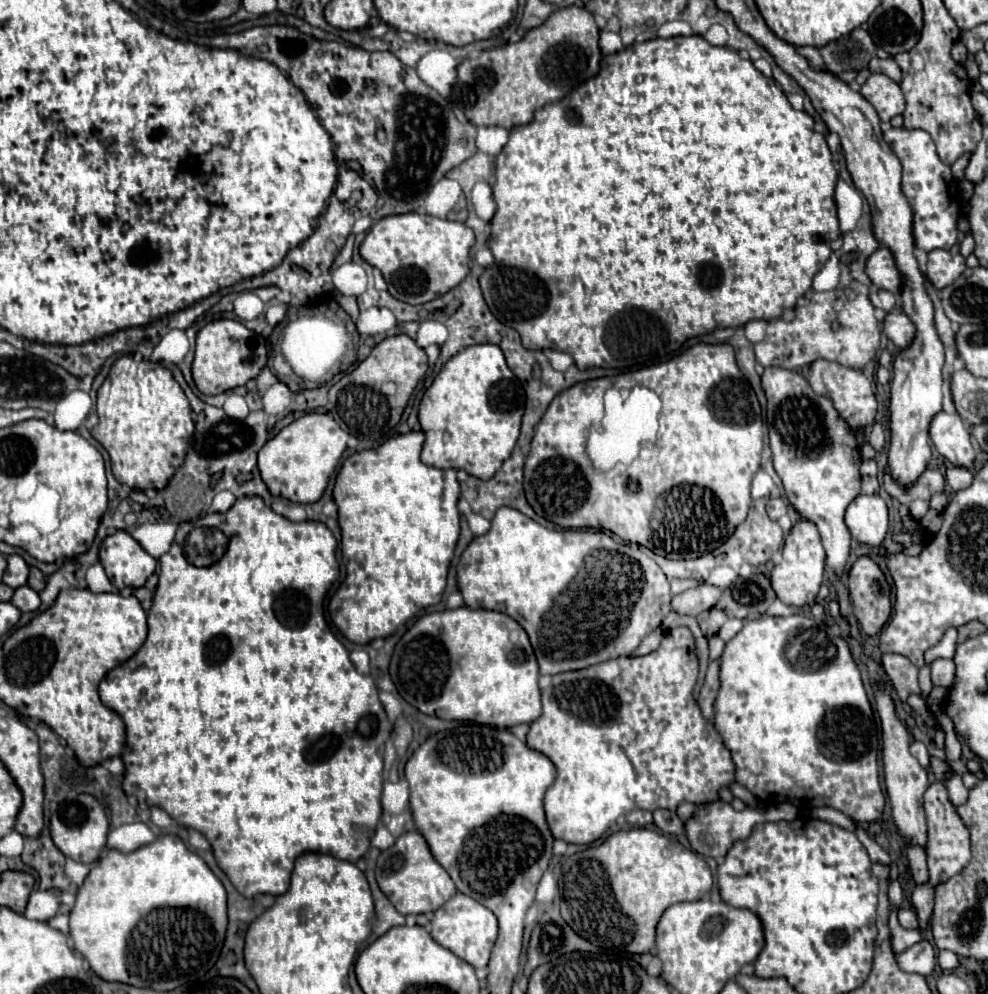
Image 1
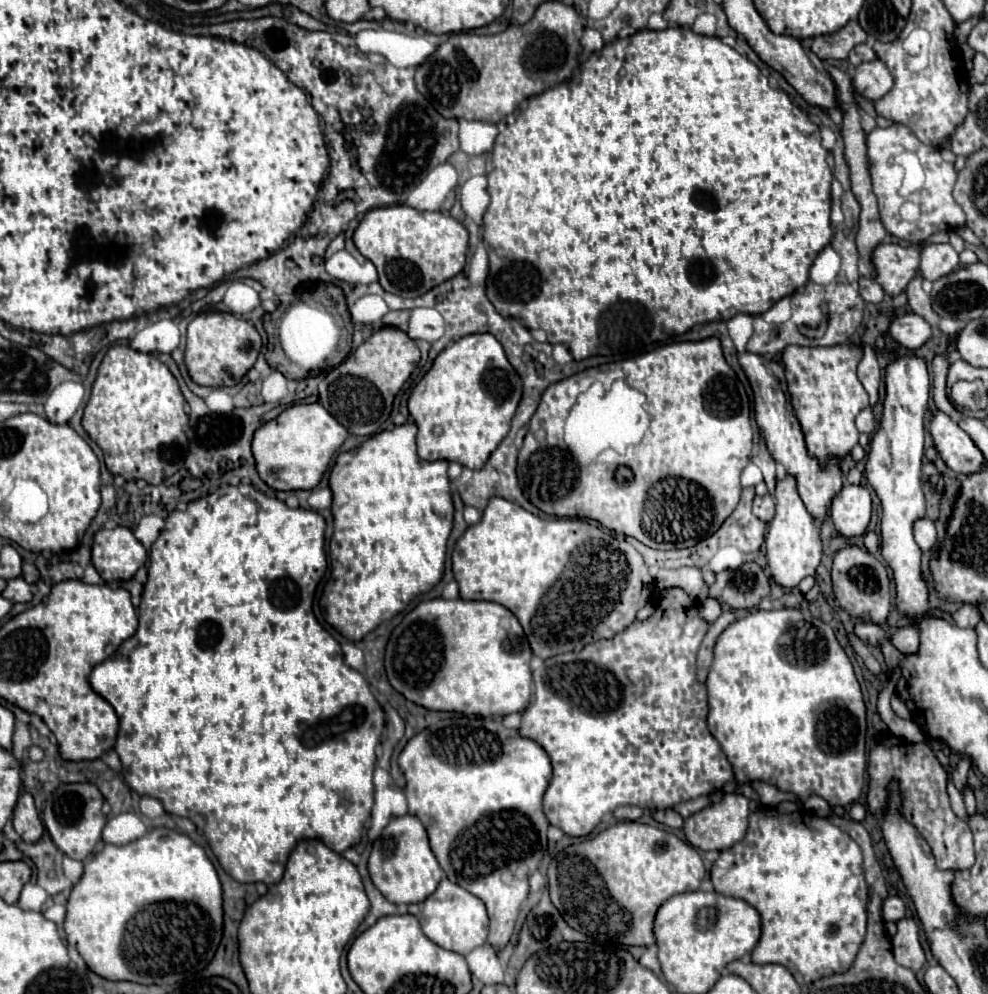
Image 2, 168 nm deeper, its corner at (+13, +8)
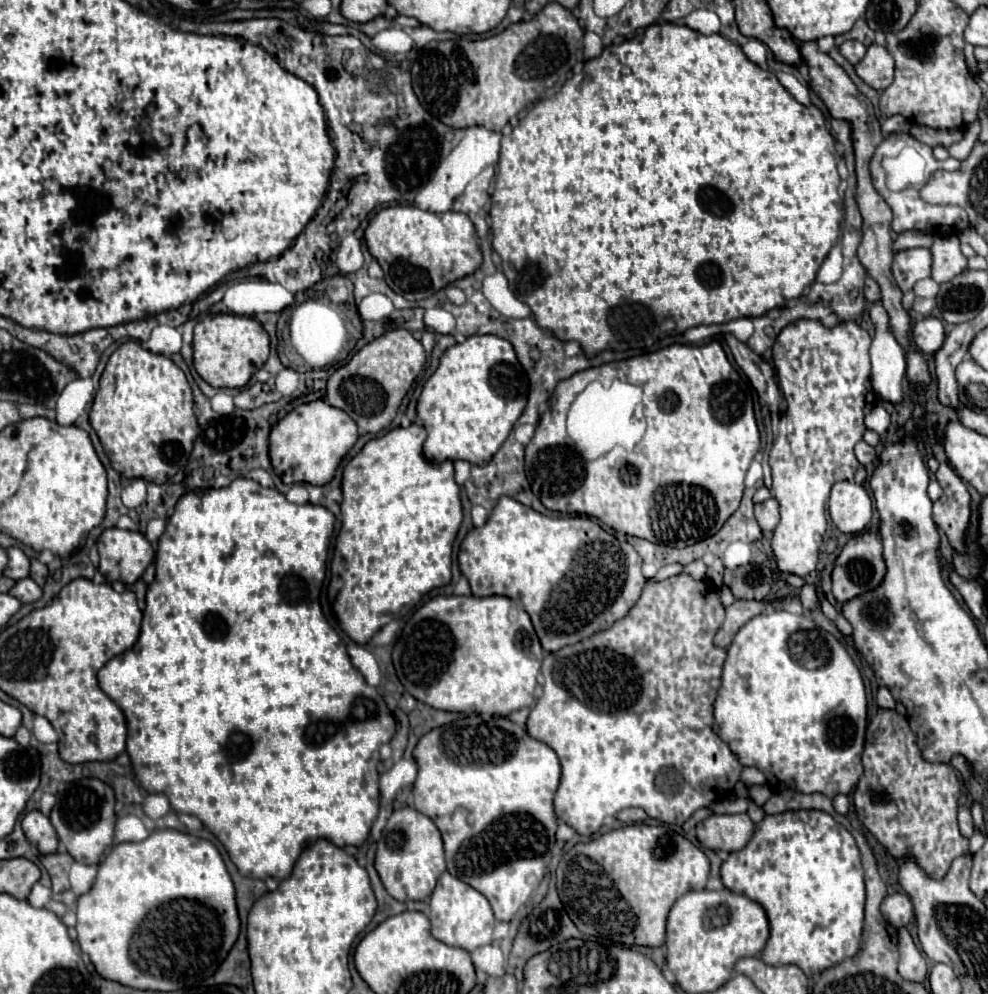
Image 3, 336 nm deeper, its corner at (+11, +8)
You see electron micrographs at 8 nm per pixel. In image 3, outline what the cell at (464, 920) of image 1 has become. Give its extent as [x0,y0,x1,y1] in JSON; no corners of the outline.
[429,872,495,952]

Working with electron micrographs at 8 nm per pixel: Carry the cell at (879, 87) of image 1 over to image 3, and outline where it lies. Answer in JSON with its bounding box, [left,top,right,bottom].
[855,44,893,92]

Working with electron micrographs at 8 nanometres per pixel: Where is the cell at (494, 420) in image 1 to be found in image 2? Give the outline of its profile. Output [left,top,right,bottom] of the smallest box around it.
[409,334,521,470]

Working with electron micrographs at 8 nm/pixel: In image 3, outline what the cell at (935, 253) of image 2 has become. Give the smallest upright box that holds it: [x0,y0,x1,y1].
[931,236,967,284]

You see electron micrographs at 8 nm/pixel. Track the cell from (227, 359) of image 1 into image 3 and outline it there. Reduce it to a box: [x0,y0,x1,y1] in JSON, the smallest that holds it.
[193,314,271,388]

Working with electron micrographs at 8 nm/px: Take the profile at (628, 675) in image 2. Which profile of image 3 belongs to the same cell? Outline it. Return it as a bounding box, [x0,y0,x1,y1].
[527,572,741,836]

